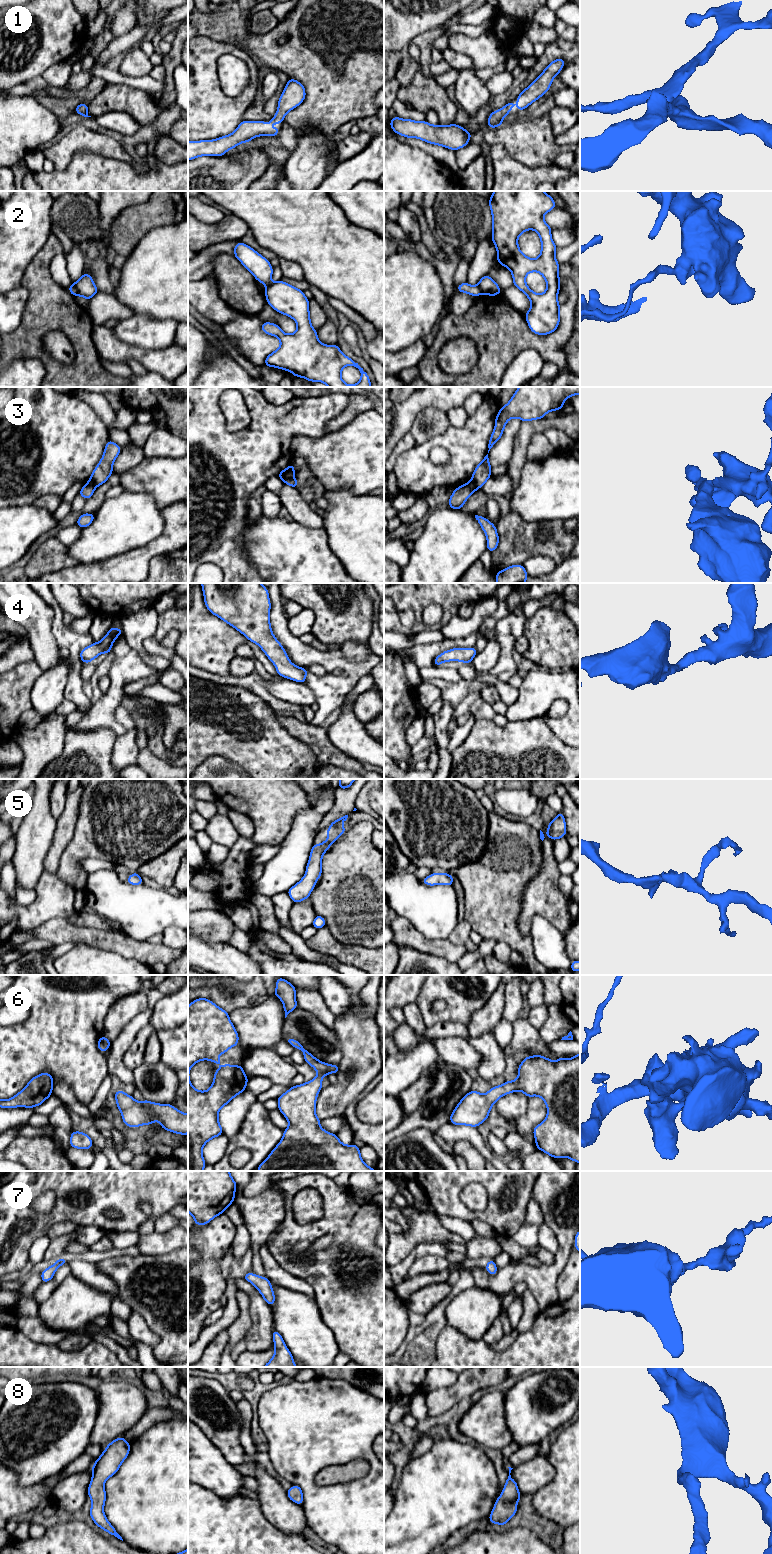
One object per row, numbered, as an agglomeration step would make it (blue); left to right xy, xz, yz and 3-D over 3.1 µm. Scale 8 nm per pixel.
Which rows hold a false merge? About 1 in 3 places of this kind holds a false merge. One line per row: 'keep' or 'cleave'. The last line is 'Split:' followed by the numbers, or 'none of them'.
1: keep
2: cleave
3: cleave
4: keep
5: keep
6: keep
7: keep
8: keep
Split: 2, 3

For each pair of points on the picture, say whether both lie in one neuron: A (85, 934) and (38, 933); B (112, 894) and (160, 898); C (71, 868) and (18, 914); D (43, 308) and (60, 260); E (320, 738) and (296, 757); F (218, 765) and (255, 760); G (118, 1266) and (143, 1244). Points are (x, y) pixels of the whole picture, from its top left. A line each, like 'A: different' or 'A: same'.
A: same
B: same
C: different
D: different
E: different
F: different
G: different

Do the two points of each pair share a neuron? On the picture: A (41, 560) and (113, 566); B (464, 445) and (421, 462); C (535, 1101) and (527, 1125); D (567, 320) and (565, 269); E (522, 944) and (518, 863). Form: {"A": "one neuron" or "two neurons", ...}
{"A": "two neurons", "B": "one neuron", "C": "one neuron", "D": "two neurons", "E": "one neuron"}

